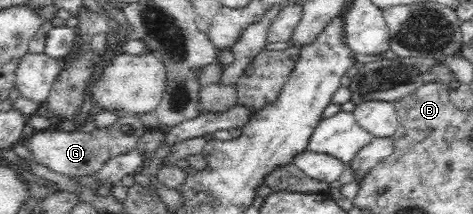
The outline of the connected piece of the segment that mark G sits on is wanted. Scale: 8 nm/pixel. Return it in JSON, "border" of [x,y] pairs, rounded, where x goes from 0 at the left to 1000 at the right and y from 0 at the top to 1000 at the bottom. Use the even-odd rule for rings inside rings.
{"border":[[[262,528],[254,533],[239,579],[218,598],[205,593],[190,617],[169,607],[129,617],[121,598],[78,607],[68,631],[51,645],[51,682],[68,715],[68,743],[89,766],[89,776],[97,776],[114,804],[163,832],[173,818],[199,818],[220,776],[226,748],[249,724],[283,710],[290,696],[292,654],[313,617],[309,603],[311,593],[294,547]],[[262,579],[275,579],[288,617],[279,631],[258,621],[254,589],[262,589]]]}

